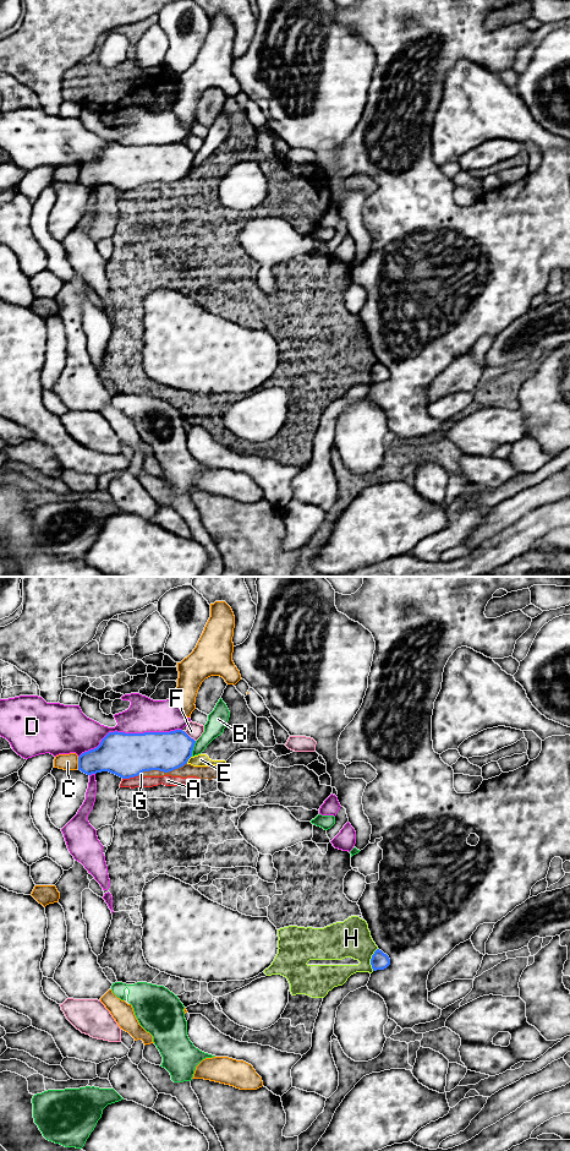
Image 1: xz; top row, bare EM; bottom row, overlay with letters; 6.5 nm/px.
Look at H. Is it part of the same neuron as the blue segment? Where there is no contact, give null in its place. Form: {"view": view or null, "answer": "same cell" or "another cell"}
{"view": "xz", "answer": "another cell"}

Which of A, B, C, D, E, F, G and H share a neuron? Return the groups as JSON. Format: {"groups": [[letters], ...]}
{"groups": [["A", "E", "G", "H"], ["B"], ["C"], ["D"], ["F"]]}

